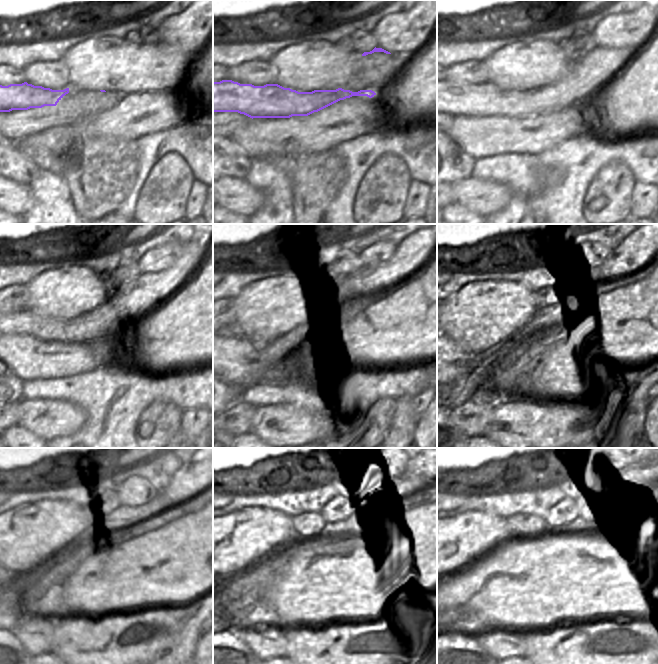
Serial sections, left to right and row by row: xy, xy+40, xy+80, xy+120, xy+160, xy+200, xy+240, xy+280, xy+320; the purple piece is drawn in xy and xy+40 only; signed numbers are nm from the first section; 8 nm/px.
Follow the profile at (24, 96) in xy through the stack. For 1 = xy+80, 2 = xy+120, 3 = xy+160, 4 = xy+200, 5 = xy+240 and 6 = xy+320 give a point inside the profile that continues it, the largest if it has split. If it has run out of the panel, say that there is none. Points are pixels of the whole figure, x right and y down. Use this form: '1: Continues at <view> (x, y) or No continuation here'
1: Continues at xy+80 (588, 73)
2: Continues at xy+120 (135, 296)
3: Continues at xy+160 (416, 249)
4: Continues at xy+200 (640, 250)
5: Continues at xy+240 (192, 478)
6: Continues at xy+320 (570, 526).

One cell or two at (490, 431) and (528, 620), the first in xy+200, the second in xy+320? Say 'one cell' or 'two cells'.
two cells

